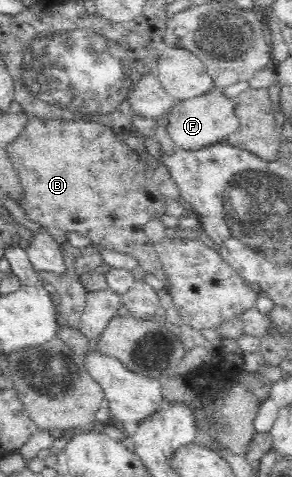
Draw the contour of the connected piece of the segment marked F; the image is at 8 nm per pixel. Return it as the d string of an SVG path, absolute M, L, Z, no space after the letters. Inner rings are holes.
M218 87L207 94L176 102L168 112L166 120L169 138L173 140L176 148L186 152L203 150L207 146L227 141L229 134L233 134L239 128L233 99L228 98Z

